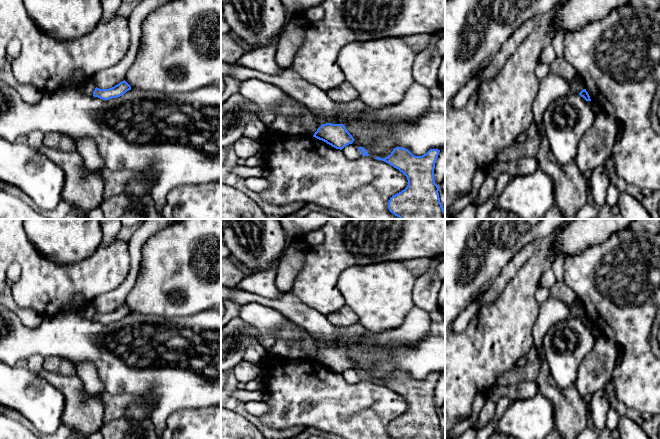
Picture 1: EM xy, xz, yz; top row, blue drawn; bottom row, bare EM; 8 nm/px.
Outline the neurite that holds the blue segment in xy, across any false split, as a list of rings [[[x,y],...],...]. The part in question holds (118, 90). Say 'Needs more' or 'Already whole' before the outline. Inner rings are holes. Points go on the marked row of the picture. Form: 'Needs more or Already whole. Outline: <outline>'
Already whole. Outline: [[[124,80],[109,89],[99,89],[96,87],[93,92],[93,96],[103,100],[109,100],[112,98],[120,97],[129,90],[131,90],[131,86]]]

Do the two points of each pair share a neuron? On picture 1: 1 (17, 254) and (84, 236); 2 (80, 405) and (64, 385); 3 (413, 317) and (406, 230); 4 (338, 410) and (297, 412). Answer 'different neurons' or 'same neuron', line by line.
1: different neurons
2: same neuron
3: different neurons
4: same neuron

